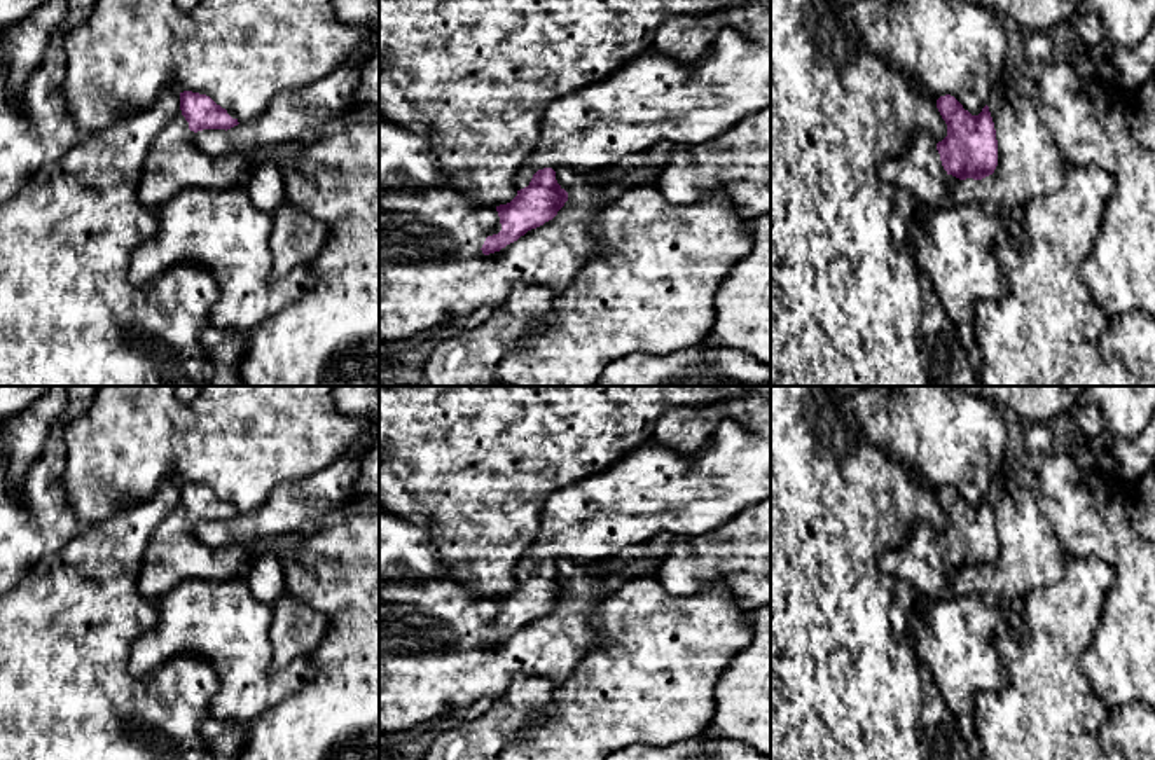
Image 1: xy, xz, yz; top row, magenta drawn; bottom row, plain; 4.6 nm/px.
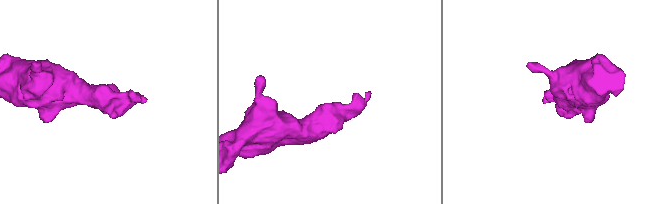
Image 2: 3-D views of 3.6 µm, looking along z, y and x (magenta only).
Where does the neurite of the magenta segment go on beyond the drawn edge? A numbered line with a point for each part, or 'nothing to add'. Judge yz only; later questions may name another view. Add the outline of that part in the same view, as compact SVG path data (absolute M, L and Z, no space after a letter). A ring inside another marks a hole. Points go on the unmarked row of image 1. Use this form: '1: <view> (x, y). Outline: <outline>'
1: yz (919, 563). Outline: M923 522L914 526L902 547L884 552L879 566L891 577L909 584L919 599L954 596L937 531Z

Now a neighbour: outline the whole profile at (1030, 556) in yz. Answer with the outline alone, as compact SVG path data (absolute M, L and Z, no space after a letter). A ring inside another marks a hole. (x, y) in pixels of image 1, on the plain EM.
M999 473L987 498L996 521L998 557L982 571L961 571L952 589L954 596L977 596L1001 608L1005 601L1057 584L1066 552L1038 500L1012 475Z

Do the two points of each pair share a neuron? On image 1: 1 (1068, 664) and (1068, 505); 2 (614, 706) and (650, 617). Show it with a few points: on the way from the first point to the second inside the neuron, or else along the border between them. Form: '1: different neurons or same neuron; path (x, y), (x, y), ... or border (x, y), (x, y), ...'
1: different neurons; border (1066, 551), (1075, 556), (1098, 558), (1108, 565)
2: same neuron; path (636, 684), (650, 670), (650, 640)

